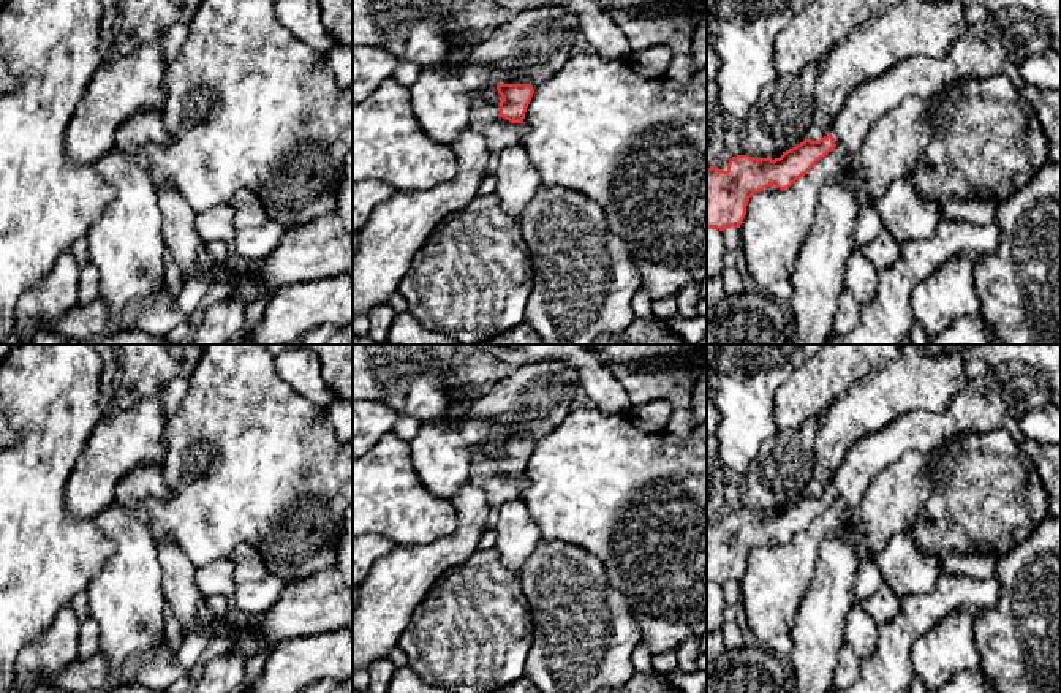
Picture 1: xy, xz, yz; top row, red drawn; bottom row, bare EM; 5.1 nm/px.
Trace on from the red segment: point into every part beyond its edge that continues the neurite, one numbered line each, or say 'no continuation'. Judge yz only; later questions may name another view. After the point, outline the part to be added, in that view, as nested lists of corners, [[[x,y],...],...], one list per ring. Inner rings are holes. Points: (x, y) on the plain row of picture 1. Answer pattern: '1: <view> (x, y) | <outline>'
1: yz (1012, 388) | [[[1010,361],[990,367],[988,372],[968,381],[958,397],[939,415],[912,410],[897,418],[879,432],[868,434],[859,440],[843,460],[830,483],[836,502],[844,505],[844,521],[867,497],[874,478],[893,465],[906,451],[930,453],[953,435],[987,434],[999,429],[1004,416],[1018,418],[1029,410],[1052,402],[1052,391],[1042,370],[1021,361]]]

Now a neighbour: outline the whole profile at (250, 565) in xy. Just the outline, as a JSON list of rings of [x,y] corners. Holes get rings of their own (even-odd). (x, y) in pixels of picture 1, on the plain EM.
[[[239,544],[228,557],[236,565],[234,582],[237,585],[248,581],[261,581],[272,574],[270,566],[255,544]]]

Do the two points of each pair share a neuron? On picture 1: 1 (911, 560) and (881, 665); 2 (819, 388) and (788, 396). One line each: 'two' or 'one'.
1: two
2: one

